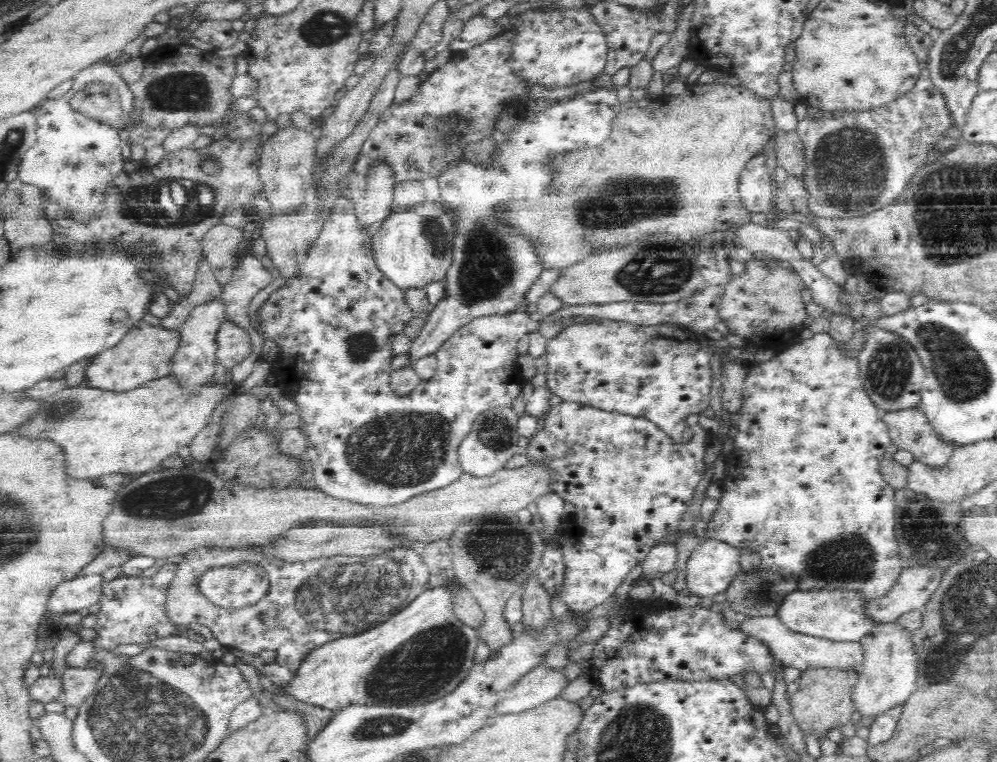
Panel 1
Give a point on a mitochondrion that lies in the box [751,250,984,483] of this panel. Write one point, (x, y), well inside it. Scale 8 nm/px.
(889, 371)

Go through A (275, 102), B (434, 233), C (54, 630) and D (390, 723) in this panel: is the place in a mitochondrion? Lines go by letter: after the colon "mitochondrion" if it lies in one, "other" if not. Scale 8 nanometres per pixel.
A: other
B: mitochondrion
C: other
D: mitochondrion

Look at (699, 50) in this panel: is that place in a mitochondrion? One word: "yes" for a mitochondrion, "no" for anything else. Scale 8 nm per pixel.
no

